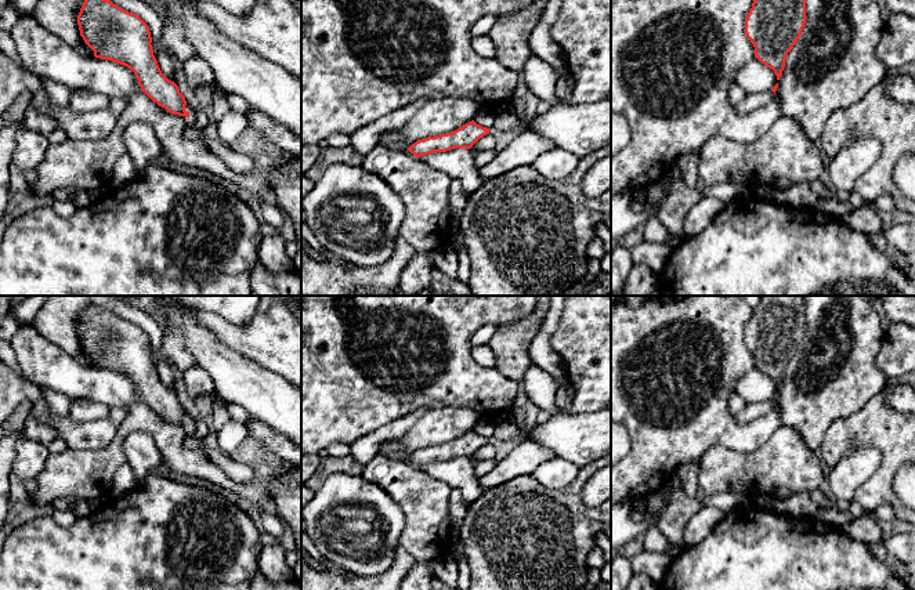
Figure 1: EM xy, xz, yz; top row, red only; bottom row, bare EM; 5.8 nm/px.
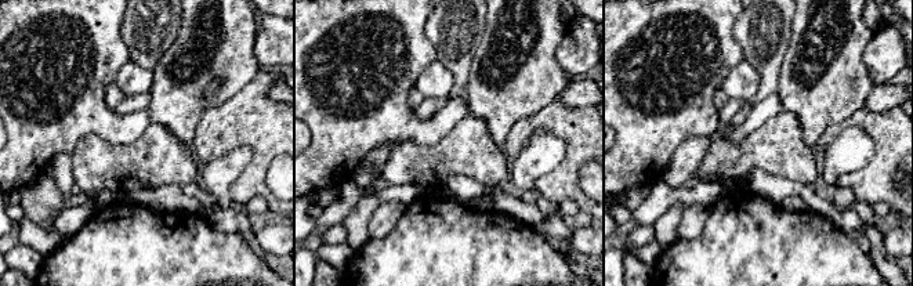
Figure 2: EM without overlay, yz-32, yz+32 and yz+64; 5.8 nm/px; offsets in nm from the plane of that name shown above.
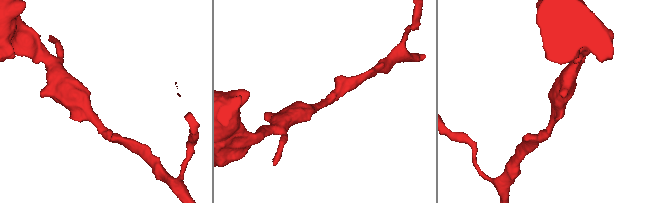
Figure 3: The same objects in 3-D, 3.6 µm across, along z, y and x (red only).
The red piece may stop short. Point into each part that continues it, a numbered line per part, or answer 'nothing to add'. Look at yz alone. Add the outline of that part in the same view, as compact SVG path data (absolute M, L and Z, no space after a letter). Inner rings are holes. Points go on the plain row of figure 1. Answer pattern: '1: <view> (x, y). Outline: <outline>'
nothing to add

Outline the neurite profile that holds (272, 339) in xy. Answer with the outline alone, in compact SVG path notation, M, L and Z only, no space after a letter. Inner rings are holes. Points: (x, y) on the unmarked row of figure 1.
M272 298L264 314L256 314L245 325L234 325L220 315L196 308L196 322L211 332L227 348L285 377L301 390L301 323L289 310L286 298Z

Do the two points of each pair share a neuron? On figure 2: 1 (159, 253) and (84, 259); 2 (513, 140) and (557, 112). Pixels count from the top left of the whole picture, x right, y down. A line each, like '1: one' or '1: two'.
1: one
2: one

